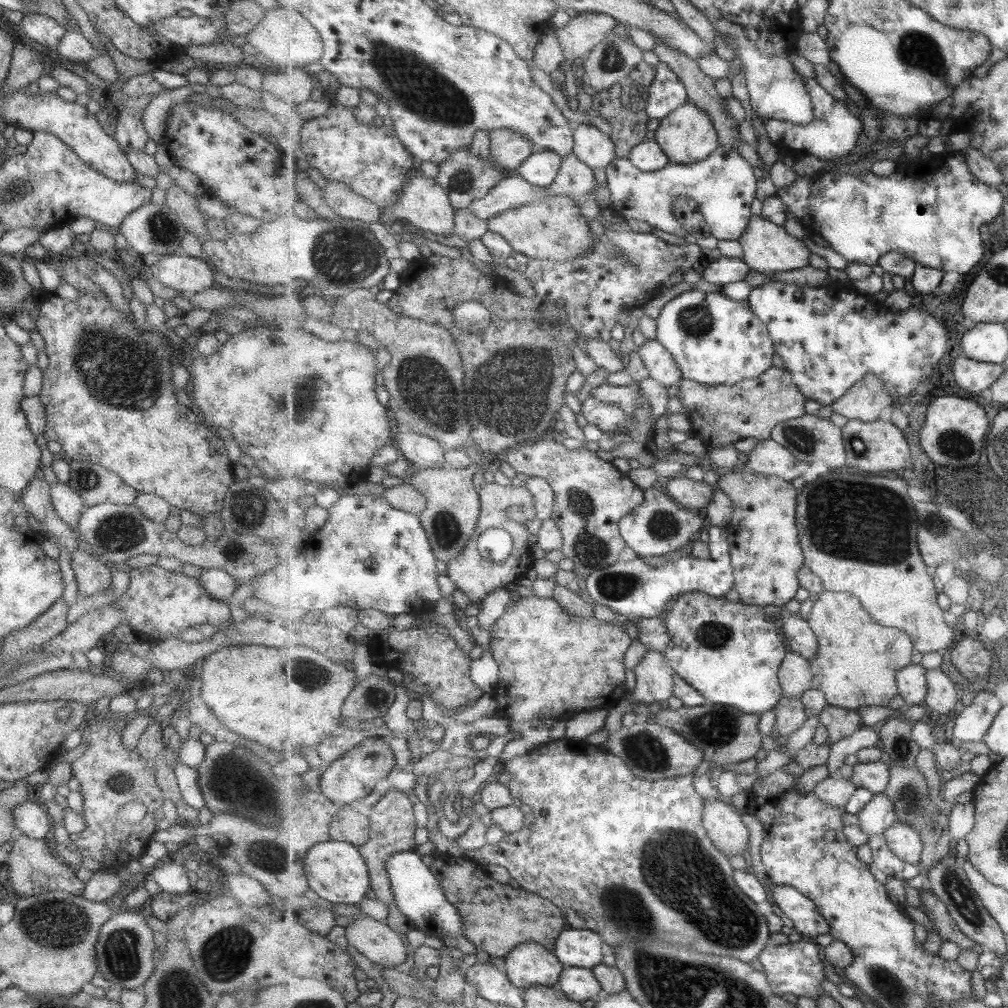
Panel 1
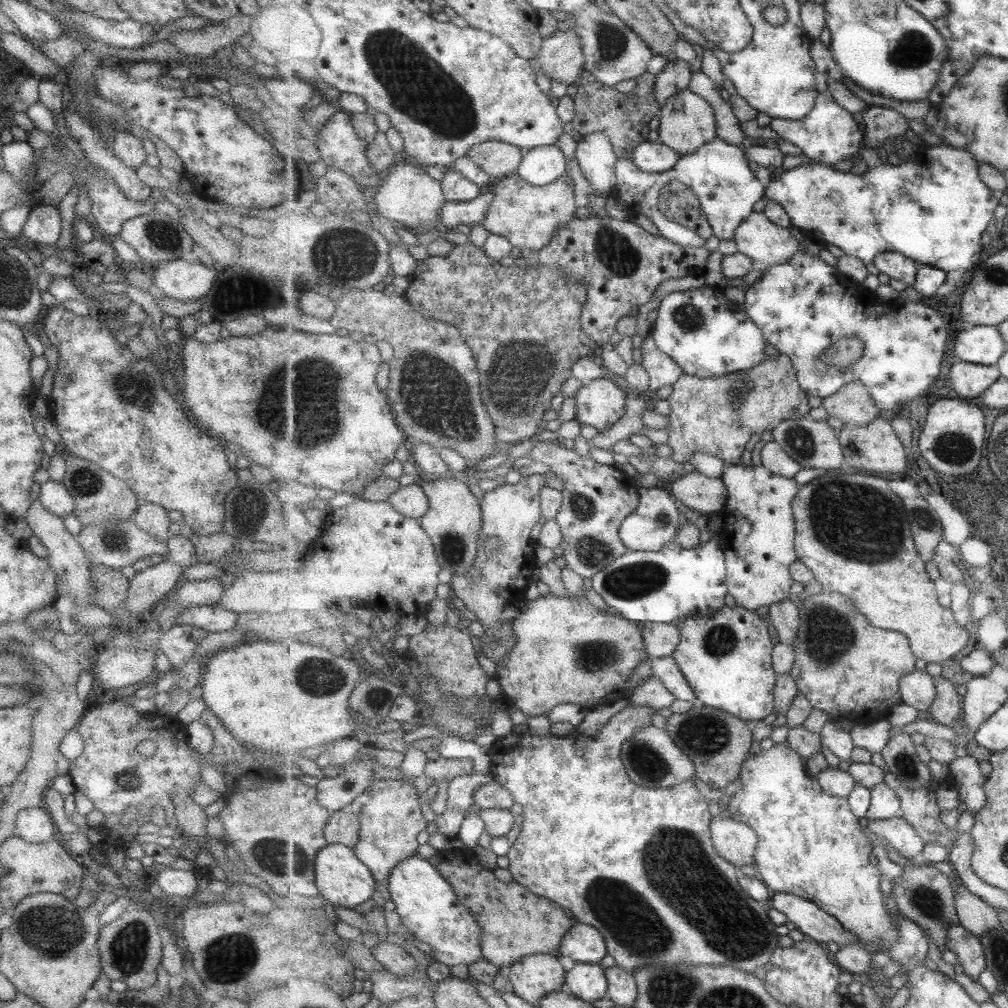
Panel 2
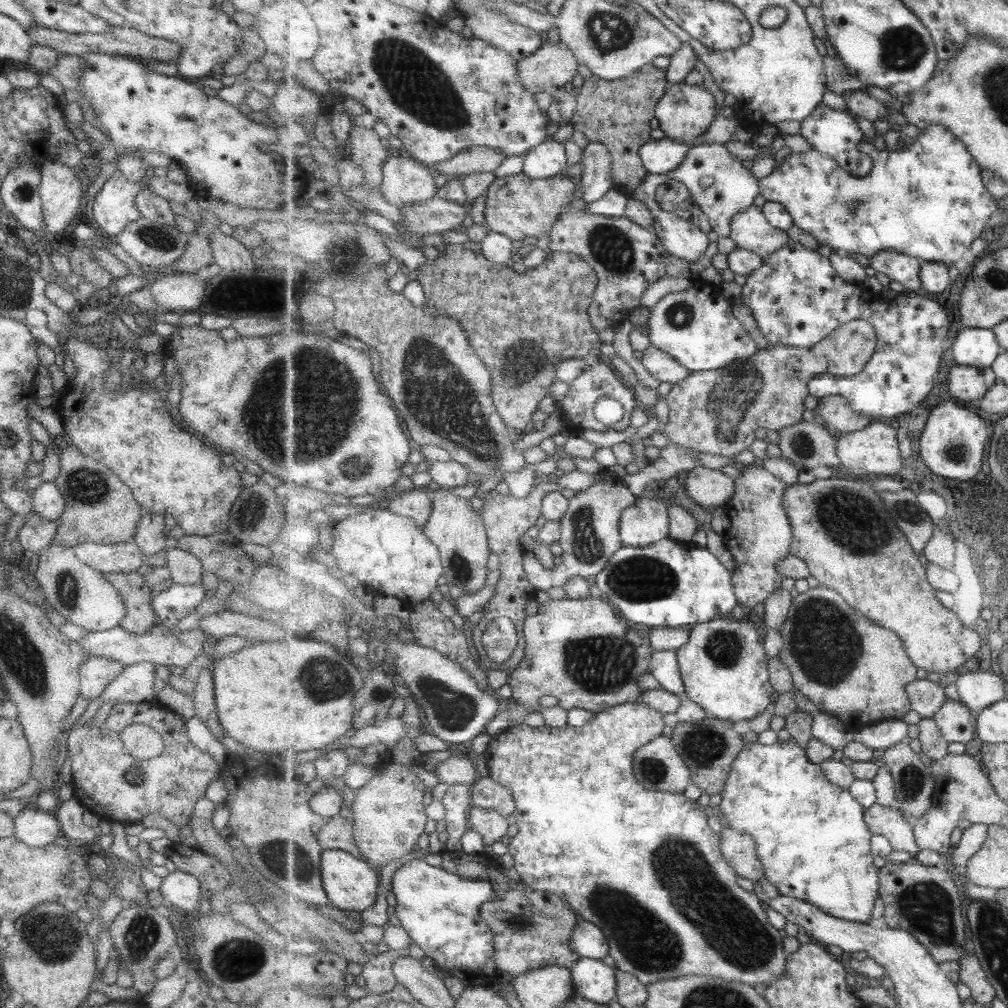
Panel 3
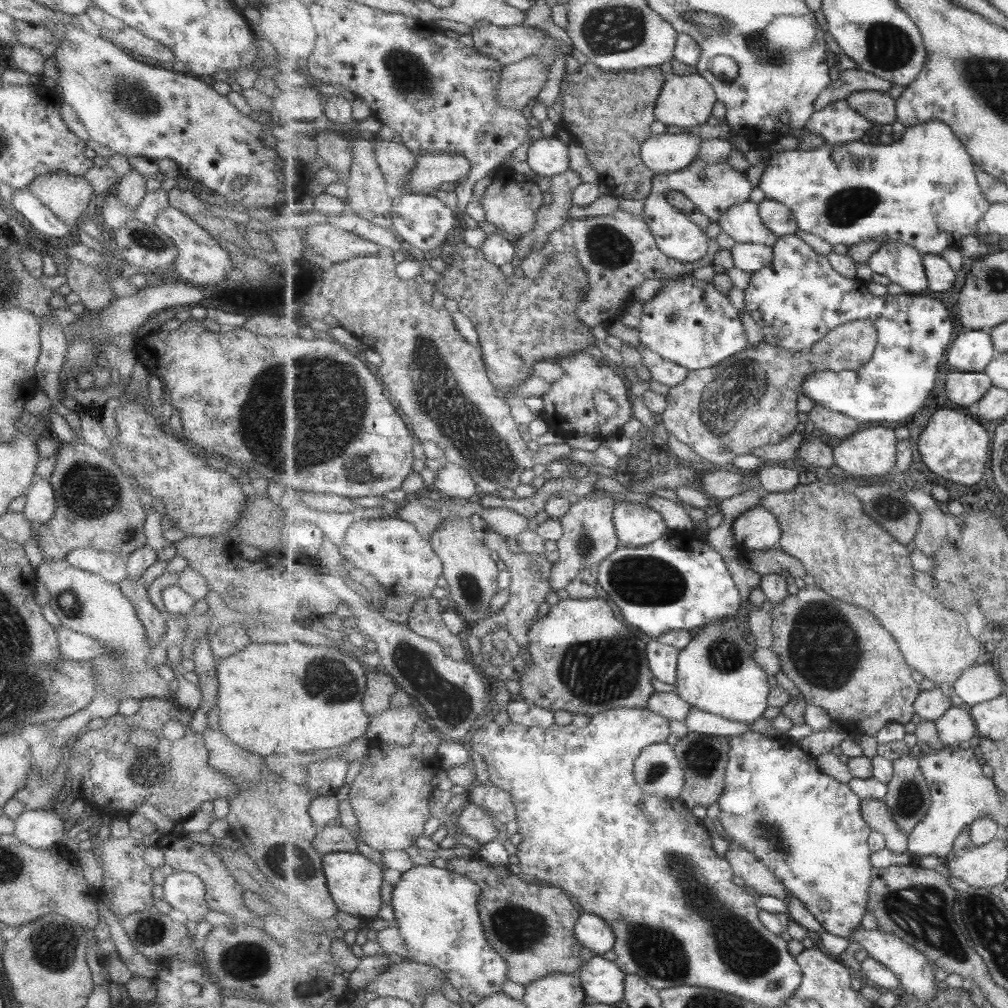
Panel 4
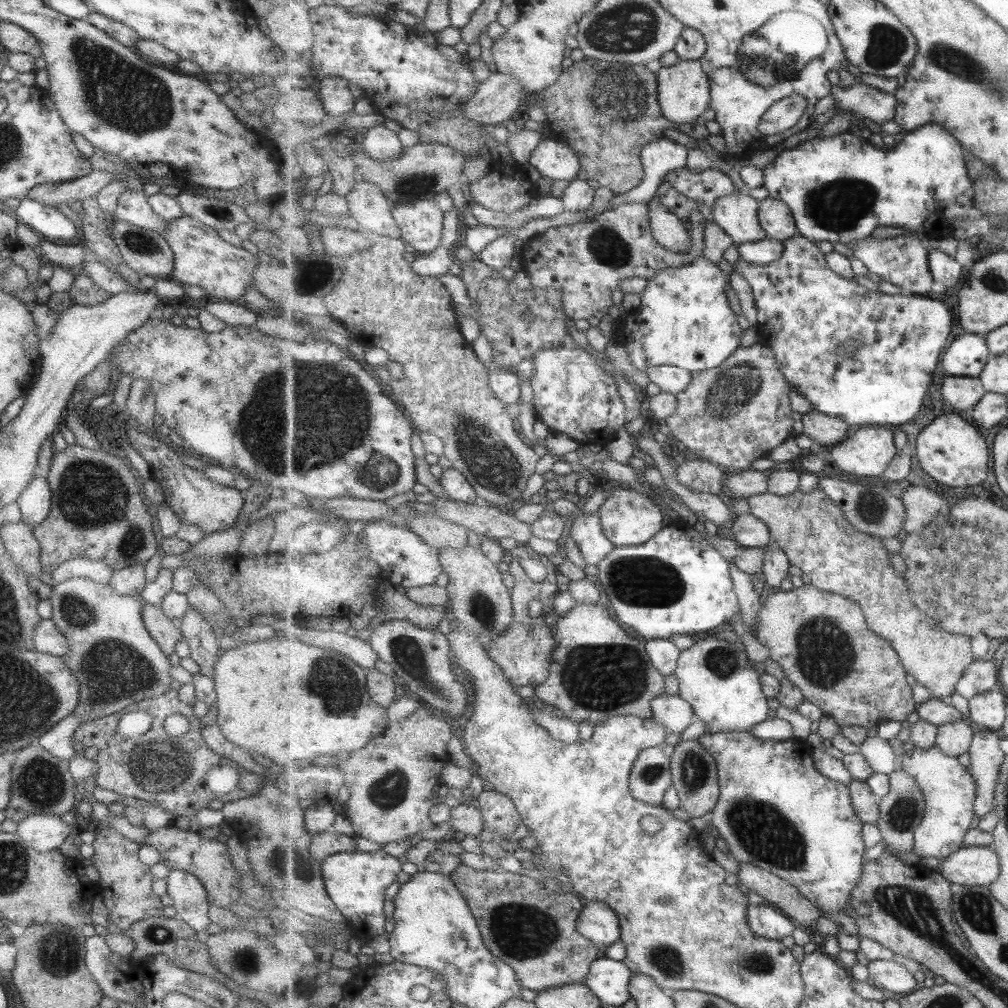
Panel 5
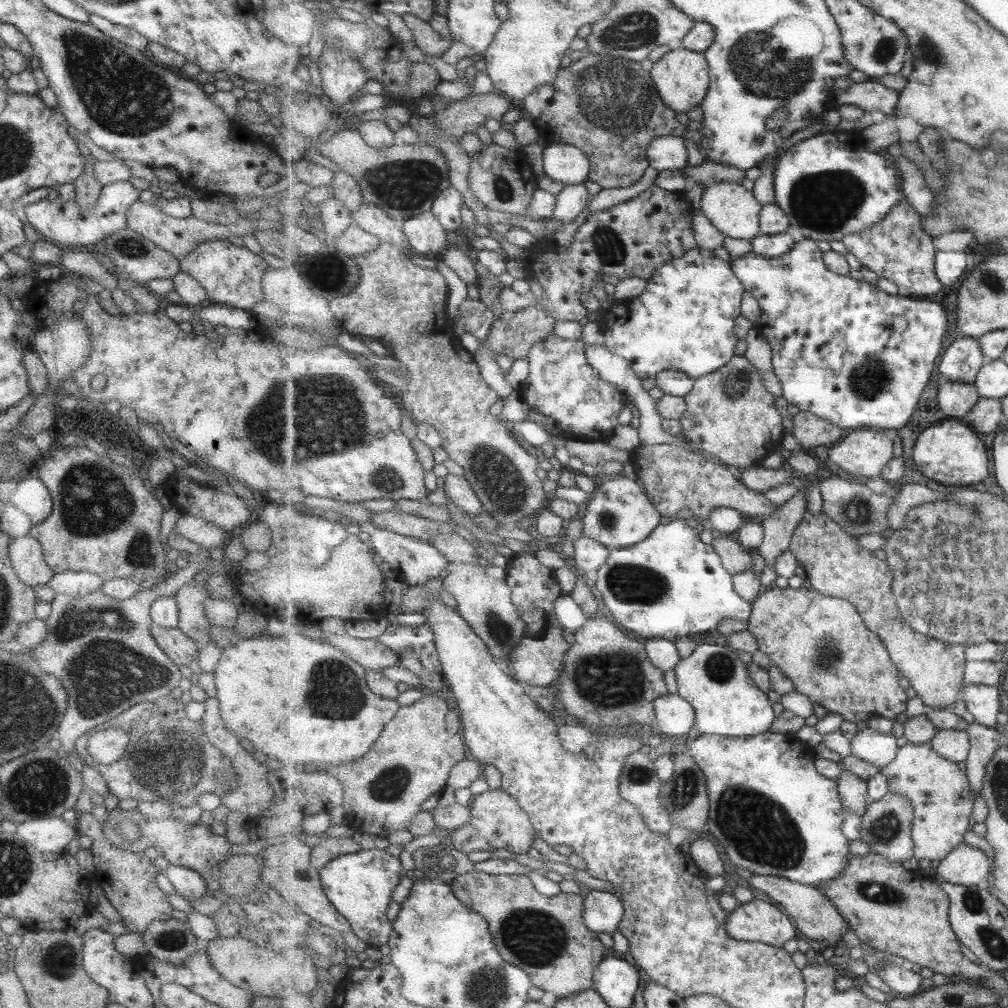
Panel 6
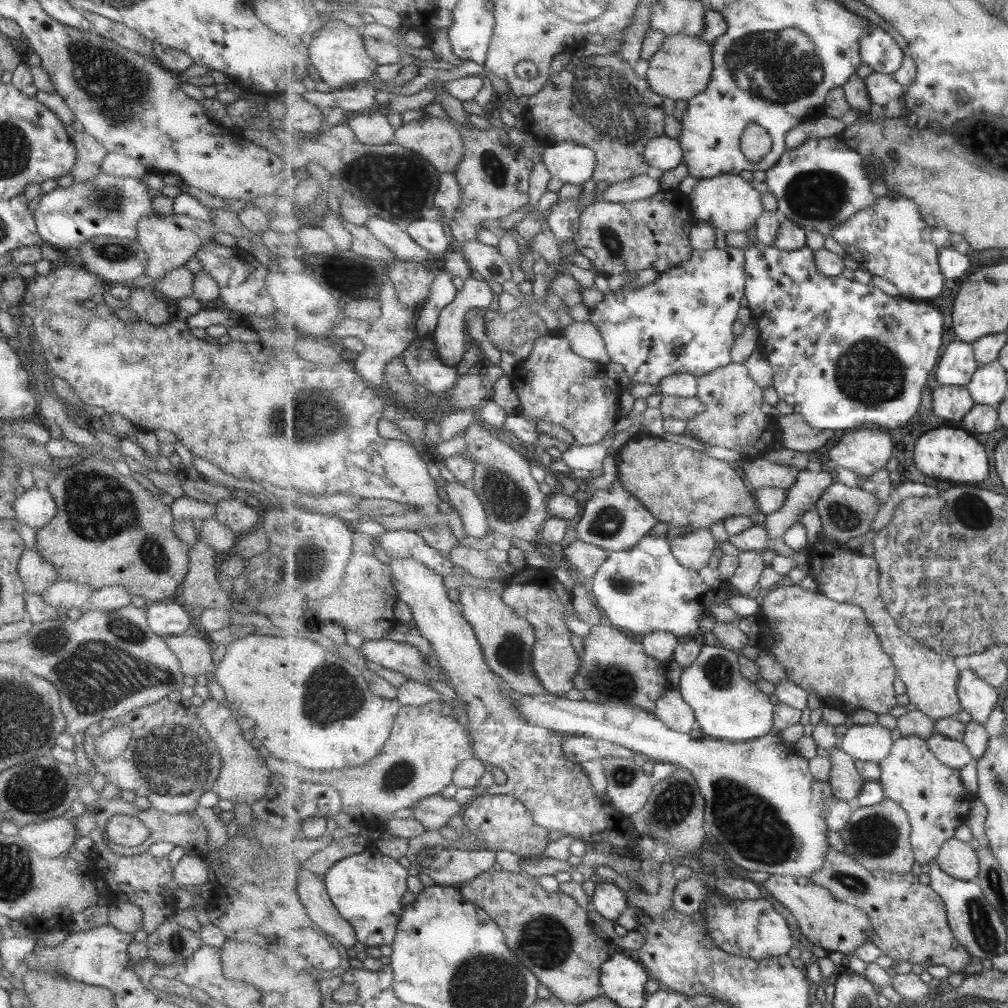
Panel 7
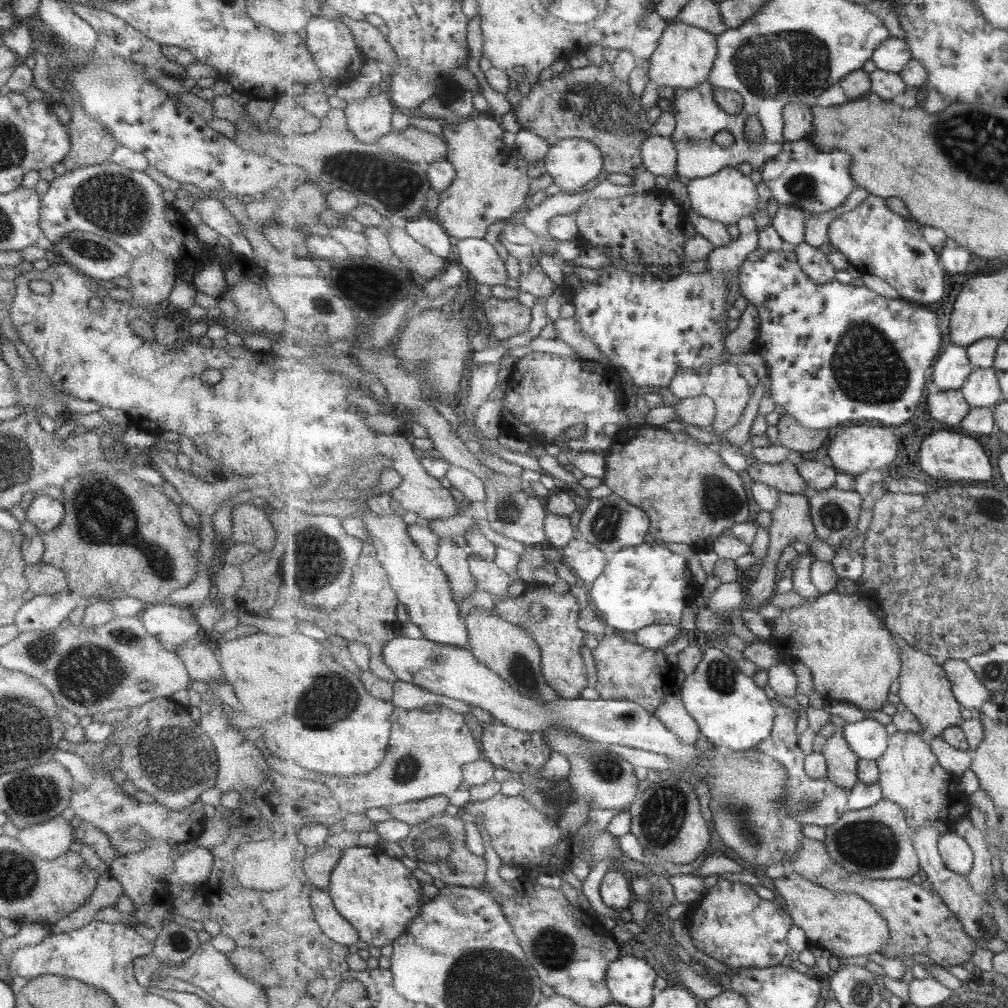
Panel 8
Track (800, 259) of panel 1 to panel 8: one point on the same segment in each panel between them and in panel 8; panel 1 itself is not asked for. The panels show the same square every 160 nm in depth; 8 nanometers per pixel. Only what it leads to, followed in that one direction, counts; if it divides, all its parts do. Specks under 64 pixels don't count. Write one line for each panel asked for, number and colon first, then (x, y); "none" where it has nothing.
2: (758, 237)
3: (751, 230)
4: (743, 222)
5: (737, 214)
6: (734, 211)
7: (729, 203)
8: (729, 196)

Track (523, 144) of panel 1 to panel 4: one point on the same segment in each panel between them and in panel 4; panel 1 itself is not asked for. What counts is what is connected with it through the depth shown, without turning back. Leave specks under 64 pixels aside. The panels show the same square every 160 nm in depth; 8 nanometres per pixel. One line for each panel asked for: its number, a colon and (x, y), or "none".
2: (499, 159)
3: (484, 159)
4: (432, 170)

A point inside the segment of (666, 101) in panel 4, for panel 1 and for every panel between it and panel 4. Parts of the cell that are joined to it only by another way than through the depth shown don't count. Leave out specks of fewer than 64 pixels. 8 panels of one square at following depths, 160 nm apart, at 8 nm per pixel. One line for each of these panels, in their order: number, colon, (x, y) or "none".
1: (688, 135)
2: (688, 122)
3: (685, 113)

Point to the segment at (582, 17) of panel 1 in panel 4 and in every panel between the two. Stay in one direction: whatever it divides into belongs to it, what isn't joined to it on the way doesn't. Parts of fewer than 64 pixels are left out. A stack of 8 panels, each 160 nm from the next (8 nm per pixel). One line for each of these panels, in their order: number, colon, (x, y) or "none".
2: (562, 57)
3: (554, 65)
4: (521, 82)

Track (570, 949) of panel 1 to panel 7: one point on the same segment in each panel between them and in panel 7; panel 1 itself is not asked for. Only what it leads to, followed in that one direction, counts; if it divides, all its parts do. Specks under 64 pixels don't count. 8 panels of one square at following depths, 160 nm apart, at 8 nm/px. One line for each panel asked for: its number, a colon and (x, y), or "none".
2: (583, 943)
3: (589, 941)
4: (594, 932)
5: (599, 923)
6: (603, 911)
7: (608, 900)

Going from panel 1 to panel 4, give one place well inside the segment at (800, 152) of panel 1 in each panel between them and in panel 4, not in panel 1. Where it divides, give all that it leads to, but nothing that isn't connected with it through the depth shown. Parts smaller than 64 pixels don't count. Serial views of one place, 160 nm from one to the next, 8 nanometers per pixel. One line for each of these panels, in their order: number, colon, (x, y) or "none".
2: (830, 135)
3: (833, 132)
4: (838, 123)

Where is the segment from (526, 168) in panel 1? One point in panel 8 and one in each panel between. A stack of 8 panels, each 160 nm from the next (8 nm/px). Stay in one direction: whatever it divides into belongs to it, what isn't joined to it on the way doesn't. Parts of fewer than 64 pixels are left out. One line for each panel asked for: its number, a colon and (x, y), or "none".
2: (541, 166)
3: (547, 160)
4: (548, 156)
5: (555, 161)
6: (567, 164)
7: (572, 163)
8: (571, 163)

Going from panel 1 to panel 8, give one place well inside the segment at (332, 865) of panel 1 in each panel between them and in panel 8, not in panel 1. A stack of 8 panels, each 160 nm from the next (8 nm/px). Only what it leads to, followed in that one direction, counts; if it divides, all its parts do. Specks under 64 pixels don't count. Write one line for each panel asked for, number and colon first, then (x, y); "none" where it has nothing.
2: (343, 879)
3: (351, 883)
4: (355, 881)
5: (356, 882)
6: (360, 885)
7: (366, 888)
8: (375, 892)

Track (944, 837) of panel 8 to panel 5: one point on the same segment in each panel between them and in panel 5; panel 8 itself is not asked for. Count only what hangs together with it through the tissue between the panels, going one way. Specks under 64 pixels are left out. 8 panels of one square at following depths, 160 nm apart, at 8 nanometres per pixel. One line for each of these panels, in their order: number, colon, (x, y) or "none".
5: (979, 866)
6: (966, 865)
7: (958, 858)

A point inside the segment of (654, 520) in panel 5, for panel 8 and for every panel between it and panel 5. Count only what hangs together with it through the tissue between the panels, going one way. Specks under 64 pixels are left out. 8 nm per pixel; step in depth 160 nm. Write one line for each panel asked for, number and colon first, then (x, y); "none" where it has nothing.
6: (621, 514)
7: (616, 520)
8: (611, 523)

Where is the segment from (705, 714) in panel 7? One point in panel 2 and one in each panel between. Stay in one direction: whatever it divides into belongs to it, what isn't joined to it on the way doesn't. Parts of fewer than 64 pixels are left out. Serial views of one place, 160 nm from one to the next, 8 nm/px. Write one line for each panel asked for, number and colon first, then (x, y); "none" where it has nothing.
2: (727, 657)
3: (725, 668)
4: (718, 673)
5: (720, 681)
6: (714, 680)

